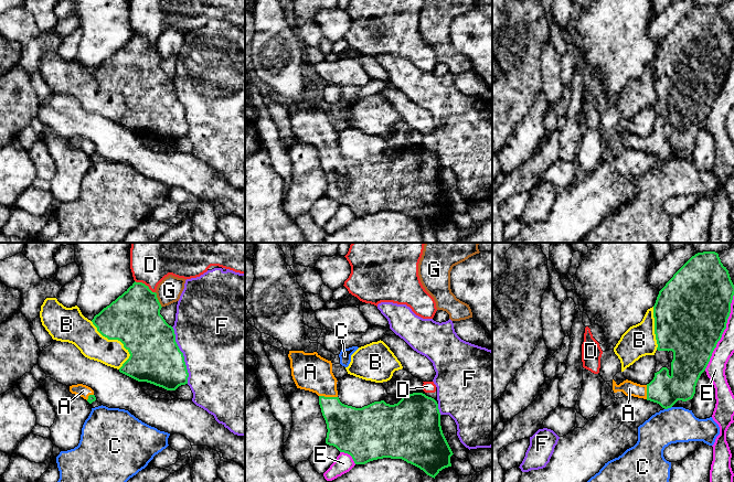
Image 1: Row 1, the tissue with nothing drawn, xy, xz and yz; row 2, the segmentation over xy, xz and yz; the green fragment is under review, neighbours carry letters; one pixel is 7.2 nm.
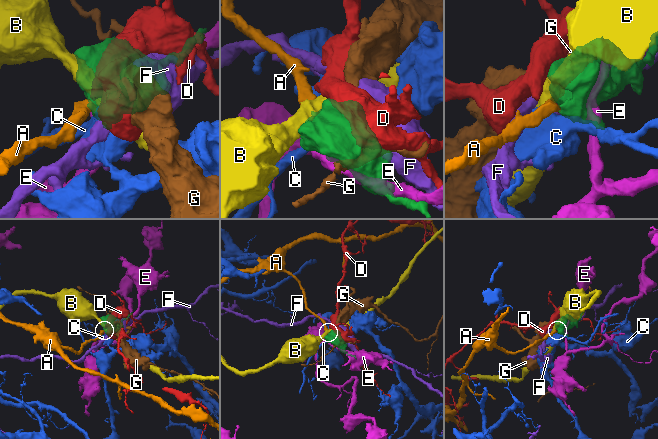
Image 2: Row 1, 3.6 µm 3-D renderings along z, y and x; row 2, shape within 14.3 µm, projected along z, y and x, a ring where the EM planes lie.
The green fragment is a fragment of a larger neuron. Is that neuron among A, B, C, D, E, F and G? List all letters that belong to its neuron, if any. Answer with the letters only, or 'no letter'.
A

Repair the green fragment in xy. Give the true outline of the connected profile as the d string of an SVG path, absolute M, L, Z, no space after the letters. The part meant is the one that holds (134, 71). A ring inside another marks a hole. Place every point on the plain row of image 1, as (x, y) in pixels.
M134 35L121 49L104 61L92 73L97 84L108 93L118 93L129 105L129 111L119 125L138 133L147 135L167 143L175 143L188 137L189 126L180 104L174 83L160 67L161 57L157 46L142 35Z

